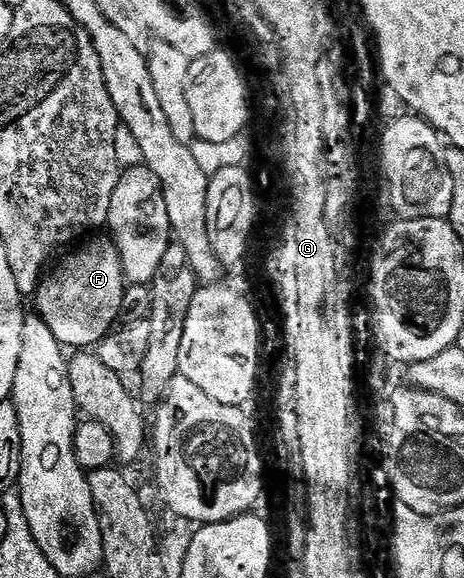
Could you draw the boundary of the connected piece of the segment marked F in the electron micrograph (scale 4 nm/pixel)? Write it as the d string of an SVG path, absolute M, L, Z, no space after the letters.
M110 239L91 241L73 248L59 262L61 265L57 264L41 280L40 287L34 294L35 312L45 321L46 326L50 327L54 338L64 347L99 345L112 332L117 324L116 316L124 305L126 278L122 259L118 255L118 247Z

